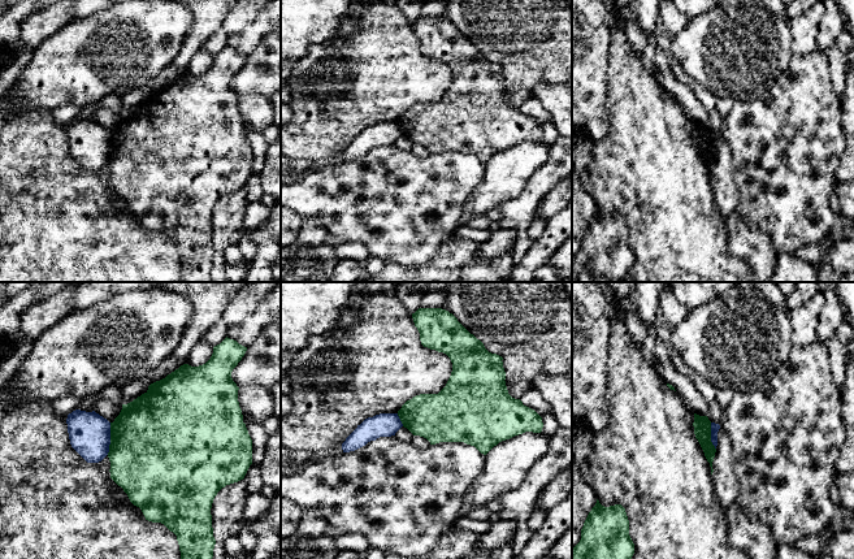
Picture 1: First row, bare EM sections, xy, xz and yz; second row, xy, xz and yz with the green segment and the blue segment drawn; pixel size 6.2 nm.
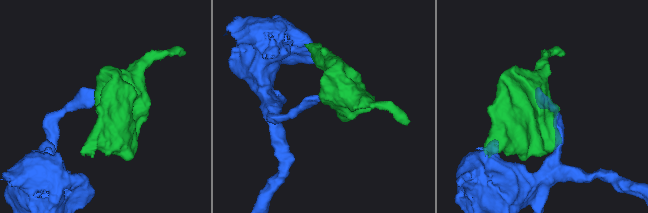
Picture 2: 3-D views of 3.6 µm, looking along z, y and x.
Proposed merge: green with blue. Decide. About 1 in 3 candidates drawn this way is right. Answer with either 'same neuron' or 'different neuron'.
different neuron

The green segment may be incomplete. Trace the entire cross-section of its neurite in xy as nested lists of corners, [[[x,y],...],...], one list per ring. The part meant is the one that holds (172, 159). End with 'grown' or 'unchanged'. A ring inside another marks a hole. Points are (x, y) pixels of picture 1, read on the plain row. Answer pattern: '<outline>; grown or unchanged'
[[[226,46],[213,56],[205,73],[183,73],[165,87],[151,92],[144,103],[122,113],[120,124],[110,131],[110,187],[142,218],[146,229],[161,231],[177,244],[183,282],[212,282],[211,270],[216,254],[211,224],[213,208],[226,194],[243,188],[252,173],[252,148],[239,116],[239,96],[231,87],[233,78],[246,60],[247,56]]]; unchanged

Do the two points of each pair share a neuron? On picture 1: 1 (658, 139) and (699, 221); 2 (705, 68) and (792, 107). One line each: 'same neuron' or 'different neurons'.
1: same neuron
2: different neurons

